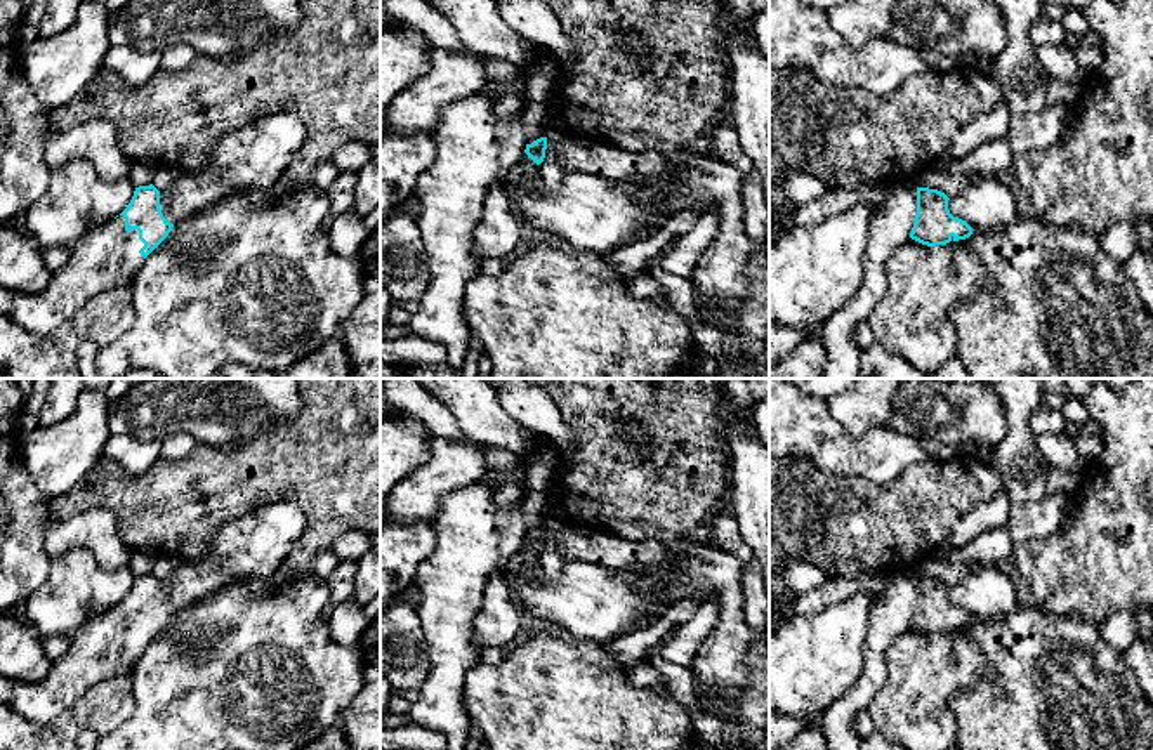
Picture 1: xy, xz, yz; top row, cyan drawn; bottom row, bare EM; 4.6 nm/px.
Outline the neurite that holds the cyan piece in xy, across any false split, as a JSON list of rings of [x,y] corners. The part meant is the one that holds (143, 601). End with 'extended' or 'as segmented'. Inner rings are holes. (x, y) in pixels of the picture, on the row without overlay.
[[[292,502],[222,524],[205,556],[181,562],[163,582],[153,573],[135,576],[116,608],[87,618],[45,679],[28,684],[0,675],[0,705],[38,724],[54,720],[90,686],[130,668],[175,611],[215,589],[276,575],[304,528],[306,517]]] | extended

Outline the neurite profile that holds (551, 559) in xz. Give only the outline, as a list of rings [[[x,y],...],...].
[[[547,526],[545,547],[538,554],[538,559],[540,559],[540,569],[549,578],[559,578],[563,575],[563,566],[566,559],[557,545],[557,526]]]

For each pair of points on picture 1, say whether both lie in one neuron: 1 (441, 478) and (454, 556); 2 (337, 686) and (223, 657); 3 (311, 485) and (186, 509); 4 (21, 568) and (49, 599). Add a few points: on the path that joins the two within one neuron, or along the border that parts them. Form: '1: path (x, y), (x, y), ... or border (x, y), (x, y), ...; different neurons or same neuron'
1: border (481, 478), (447, 493), (429, 523); different neurons
2: path (309, 681), (282, 681), (276, 676), (250, 674); same neuron
3: path (280, 481), (233, 481), (217, 497); same neuron
4: border (51, 558), (47, 578), (30, 596), (23, 610); different neurons

